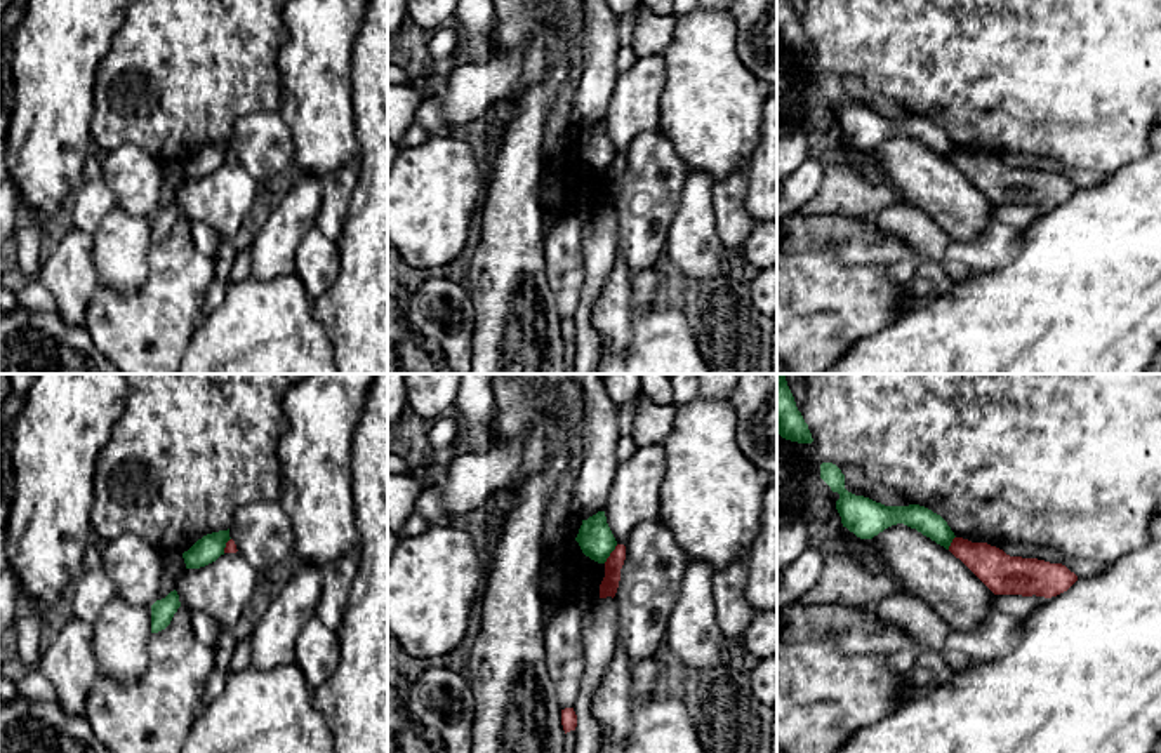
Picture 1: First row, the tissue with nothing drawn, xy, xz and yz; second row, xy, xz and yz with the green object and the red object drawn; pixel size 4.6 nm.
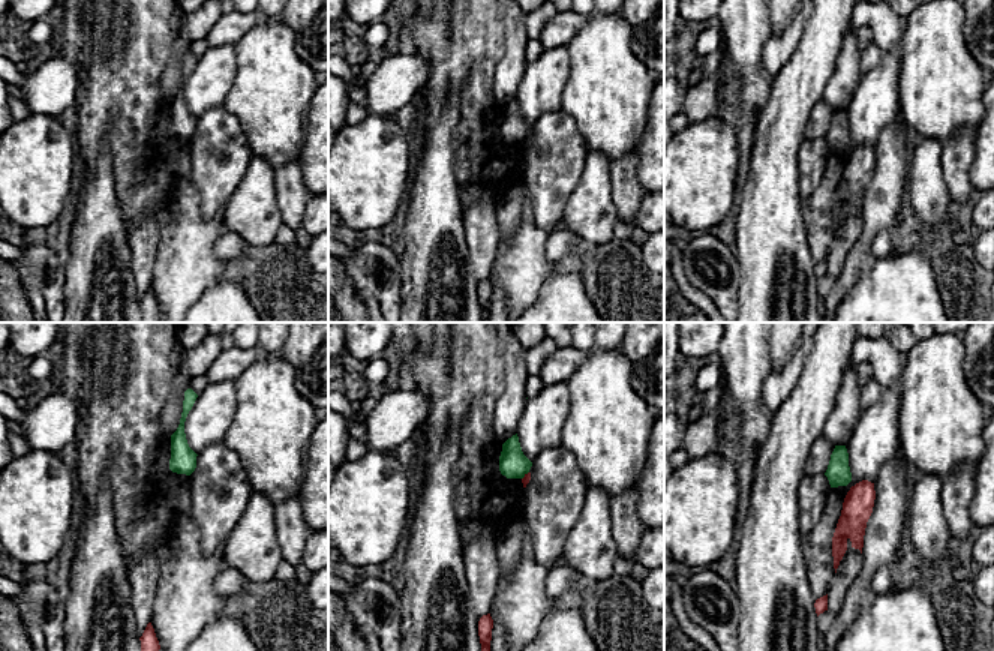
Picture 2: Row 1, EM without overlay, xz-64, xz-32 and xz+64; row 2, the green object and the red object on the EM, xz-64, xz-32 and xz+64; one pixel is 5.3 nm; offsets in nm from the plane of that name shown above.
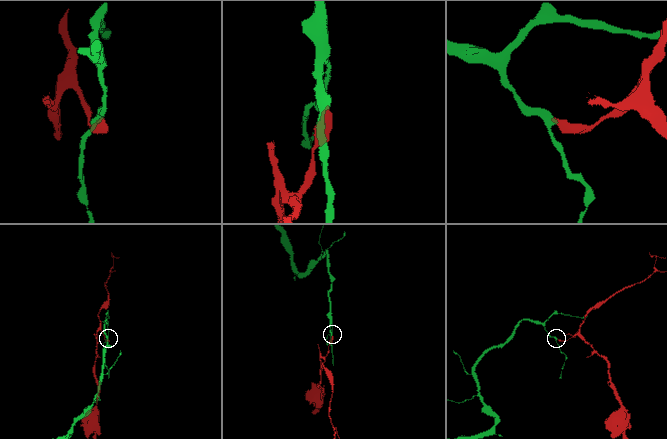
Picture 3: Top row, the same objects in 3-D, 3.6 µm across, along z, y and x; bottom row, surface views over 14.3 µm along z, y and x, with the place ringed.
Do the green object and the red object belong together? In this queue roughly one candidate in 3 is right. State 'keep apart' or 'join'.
keep apart

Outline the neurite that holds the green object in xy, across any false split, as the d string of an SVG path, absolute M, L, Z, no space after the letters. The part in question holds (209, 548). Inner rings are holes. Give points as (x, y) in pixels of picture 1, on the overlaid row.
M229 529L203 536L188 551L182 553L186 569L200 569L224 555L229 541Z

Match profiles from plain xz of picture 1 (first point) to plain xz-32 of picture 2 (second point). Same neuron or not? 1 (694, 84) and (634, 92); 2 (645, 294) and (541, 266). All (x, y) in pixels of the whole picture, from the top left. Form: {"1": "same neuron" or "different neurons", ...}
{"1": "same neuron", "2": "different neurons"}

